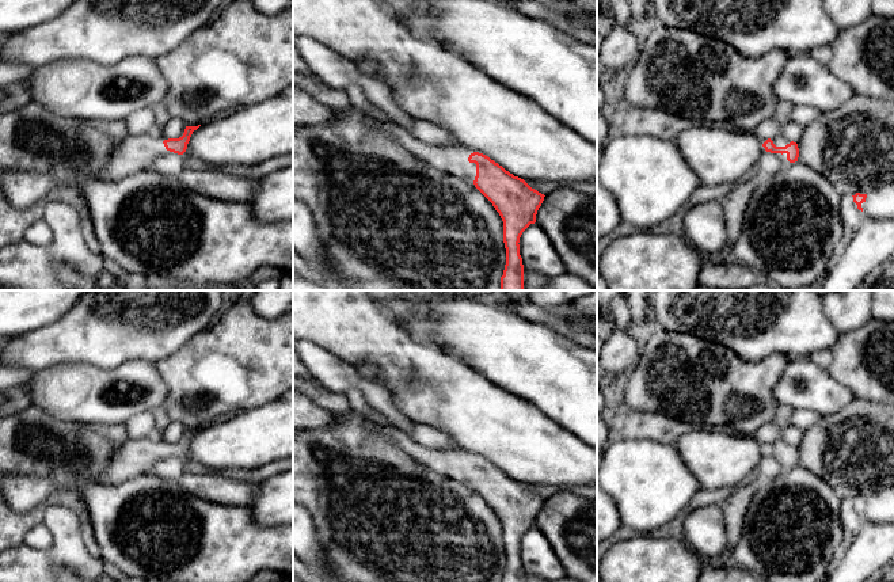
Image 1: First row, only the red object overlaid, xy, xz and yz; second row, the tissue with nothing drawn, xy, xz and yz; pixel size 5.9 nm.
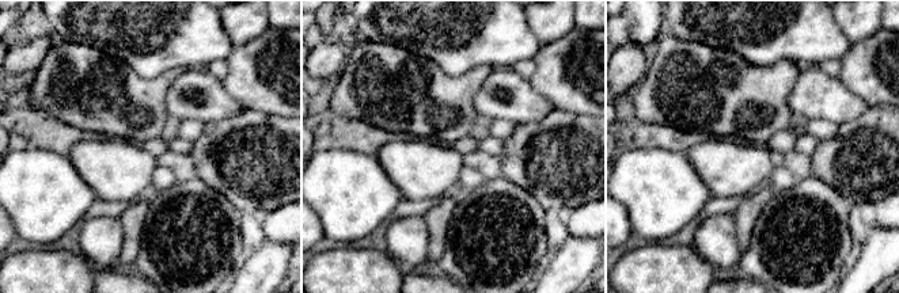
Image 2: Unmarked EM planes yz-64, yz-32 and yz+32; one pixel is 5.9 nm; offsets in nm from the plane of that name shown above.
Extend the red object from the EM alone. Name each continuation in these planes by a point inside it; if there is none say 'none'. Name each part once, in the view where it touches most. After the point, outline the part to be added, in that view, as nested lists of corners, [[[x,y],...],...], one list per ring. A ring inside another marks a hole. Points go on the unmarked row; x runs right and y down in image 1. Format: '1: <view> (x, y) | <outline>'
1: xz (453, 464) | [[[368,423],[366,427],[383,433],[384,435],[395,441],[408,456],[411,456],[418,463],[429,467],[434,472],[445,478],[457,480],[465,484],[468,488],[475,490],[473,484],[476,480],[476,468],[469,467],[468,461],[471,457],[479,454],[464,449],[427,449],[415,442],[407,433],[397,430],[391,425],[380,426],[377,423]]]

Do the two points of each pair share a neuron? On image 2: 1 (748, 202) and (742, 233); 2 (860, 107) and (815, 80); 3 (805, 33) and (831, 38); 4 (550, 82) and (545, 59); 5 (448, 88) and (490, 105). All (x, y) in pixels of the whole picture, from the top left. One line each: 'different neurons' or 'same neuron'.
1: same neuron
2: same neuron
3: same neuron
4: same neuron
5: different neurons

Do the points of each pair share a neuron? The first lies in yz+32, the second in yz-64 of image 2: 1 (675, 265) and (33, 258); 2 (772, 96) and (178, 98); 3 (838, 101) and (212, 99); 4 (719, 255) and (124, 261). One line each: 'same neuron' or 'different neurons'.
1: same neuron
2: different neurons
3: same neuron
4: different neurons

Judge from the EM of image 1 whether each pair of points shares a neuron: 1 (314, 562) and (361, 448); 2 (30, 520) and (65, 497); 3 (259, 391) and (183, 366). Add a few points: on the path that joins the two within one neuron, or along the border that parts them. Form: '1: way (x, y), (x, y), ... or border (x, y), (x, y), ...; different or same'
1: border (309, 514), (322, 546), (322, 555), (328, 567); different
2: way (38, 512), (50, 501), (57, 499); same
3: way (240, 373), (202, 373); same

